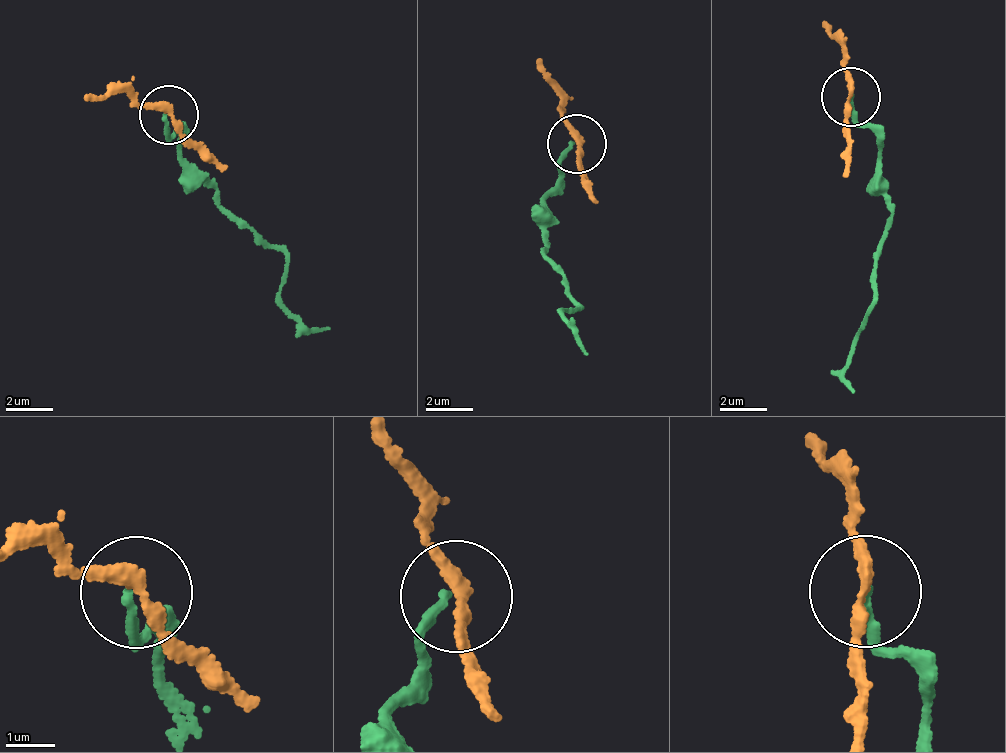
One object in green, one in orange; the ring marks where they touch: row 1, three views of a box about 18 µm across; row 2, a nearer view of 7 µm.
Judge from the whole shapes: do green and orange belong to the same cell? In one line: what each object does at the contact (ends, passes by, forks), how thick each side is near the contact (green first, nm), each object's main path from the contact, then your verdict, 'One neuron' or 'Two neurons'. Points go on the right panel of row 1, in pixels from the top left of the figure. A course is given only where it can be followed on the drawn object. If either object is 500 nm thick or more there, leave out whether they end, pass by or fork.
At the ring green ends. At the ring orange passes by. Thickness 160 nm (green) against 240 nm. Course of green: (854, 93), (854, 109), (880, 141), (887, 226), (873, 306), (854, 340), (843, 371), (854, 392). Course of orange: (851, 96), (838, 43), (823, 21). Two neurons

